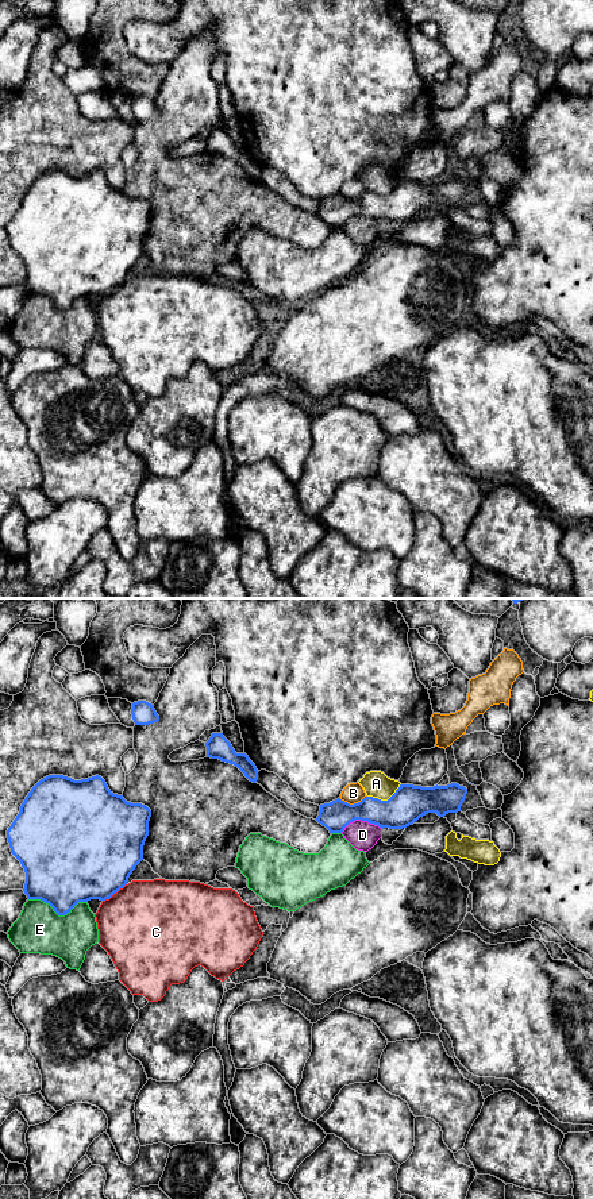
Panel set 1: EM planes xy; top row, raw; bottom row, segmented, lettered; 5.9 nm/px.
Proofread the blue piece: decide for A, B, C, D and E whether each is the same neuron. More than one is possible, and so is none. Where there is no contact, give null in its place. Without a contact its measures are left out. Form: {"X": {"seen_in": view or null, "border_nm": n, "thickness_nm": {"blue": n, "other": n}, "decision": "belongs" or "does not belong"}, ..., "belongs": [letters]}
{"A": {"seen_in": "xy", "border_nm": 220, "thickness_nm": {"blue": 220, "other": 160}, "decision": "does not belong"}, "B": {"seen_in": "xy", "border_nm": 170, "thickness_nm": {"blue": 190, "other": 120}, "decision": "does not belong"}, "C": {"seen_in": "xy", "border_nm": 180, "thickness_nm": {"blue": 500, "other": 500}, "decision": "does not belong"}, "D": {"seen_in": "xy", "border_nm": 260, "thickness_nm": {"blue": 200, "other": 170}, "decision": "does not belong"}, "E": {"seen_in": "xy", "border_nm": 360, "thickness_nm": {"blue": 400, "other": 280}, "decision": "does not belong"}, "belongs": []}

